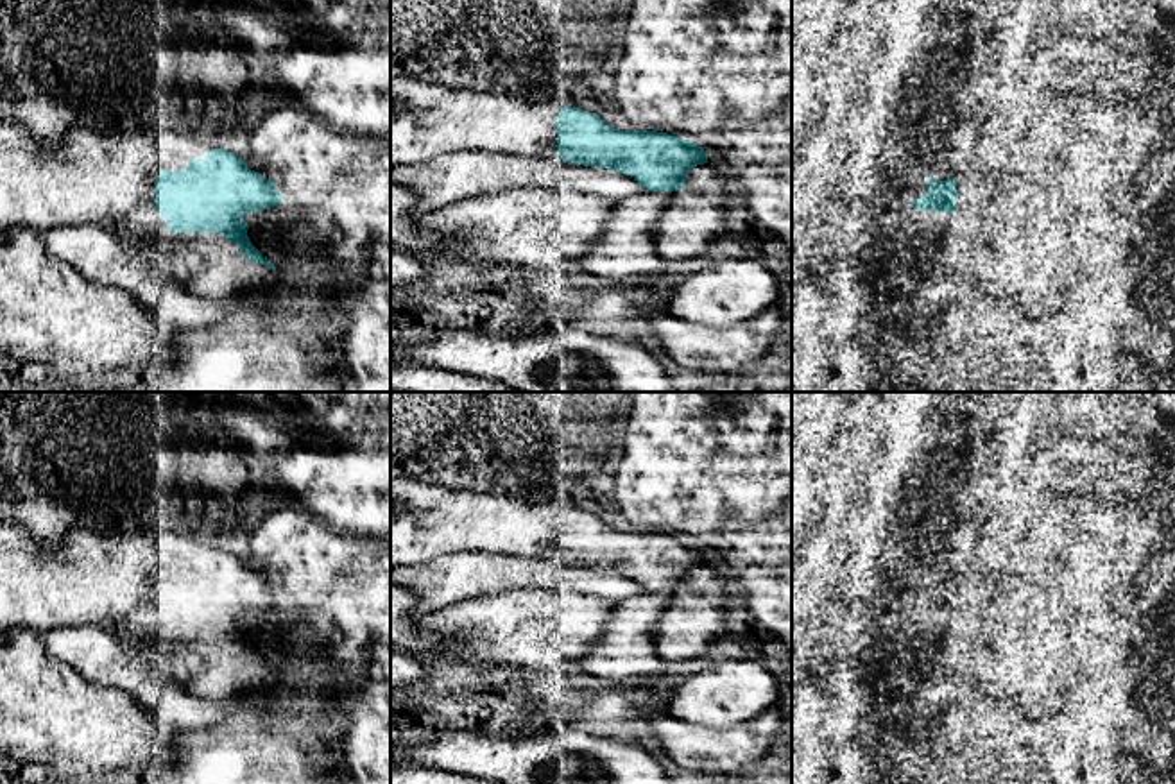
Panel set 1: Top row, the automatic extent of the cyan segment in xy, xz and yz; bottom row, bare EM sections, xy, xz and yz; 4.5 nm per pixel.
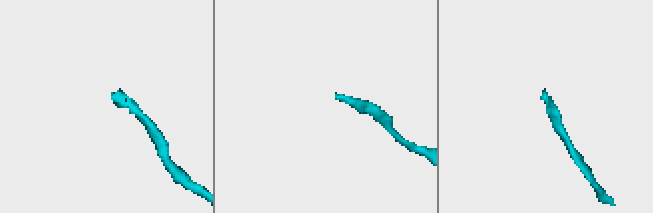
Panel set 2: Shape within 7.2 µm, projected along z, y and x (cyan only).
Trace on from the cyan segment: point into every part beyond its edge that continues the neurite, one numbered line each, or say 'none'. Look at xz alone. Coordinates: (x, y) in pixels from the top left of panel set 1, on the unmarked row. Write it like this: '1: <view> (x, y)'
1: xz (430, 519)

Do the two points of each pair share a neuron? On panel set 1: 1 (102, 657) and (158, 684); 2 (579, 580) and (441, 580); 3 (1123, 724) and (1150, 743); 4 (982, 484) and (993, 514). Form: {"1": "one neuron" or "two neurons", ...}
{"1": "one neuron", "2": "one neuron", "3": "one neuron", "4": "one neuron"}

